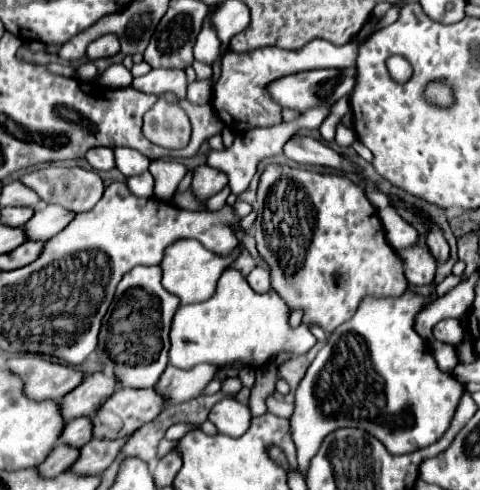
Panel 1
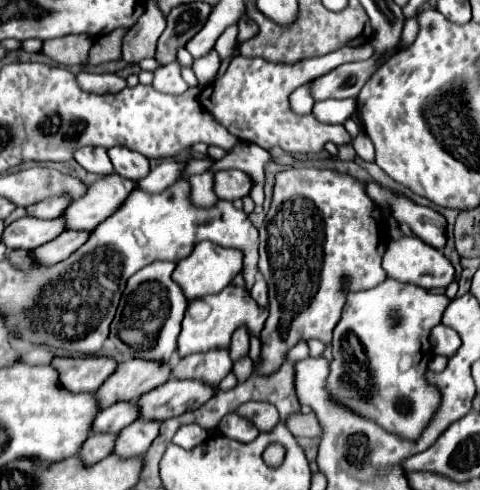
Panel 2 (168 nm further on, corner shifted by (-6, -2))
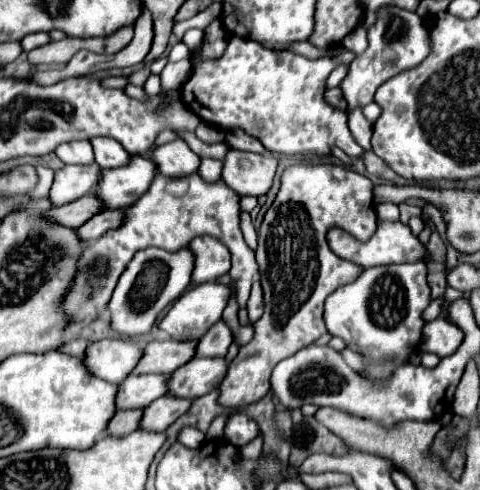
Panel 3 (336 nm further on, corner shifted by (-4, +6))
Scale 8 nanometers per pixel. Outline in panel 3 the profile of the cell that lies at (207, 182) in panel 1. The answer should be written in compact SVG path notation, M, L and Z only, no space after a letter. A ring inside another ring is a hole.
M229 150L223 162L223 180L241 196L261 196L273 186L277 158L273 154L253 154Z

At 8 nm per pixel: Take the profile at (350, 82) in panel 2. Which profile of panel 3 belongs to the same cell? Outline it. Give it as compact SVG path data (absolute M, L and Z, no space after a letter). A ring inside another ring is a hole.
M387 6L387 8L381 8L377 16L379 16L377 24L369 28L369 48L349 64L349 74L341 84L341 92L347 100L347 112L357 106L371 104L373 92L377 92L377 88L385 80L397 76L397 72L415 68L431 52L429 30L425 28L423 20L415 12Z

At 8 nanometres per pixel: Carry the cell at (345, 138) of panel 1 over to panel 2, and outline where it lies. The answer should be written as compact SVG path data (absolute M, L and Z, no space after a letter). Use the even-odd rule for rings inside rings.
M363 44L355 48L345 46L325 56L301 60L297 64L273 64L263 58L235 56L227 72L223 74L223 78L203 88L199 102L205 110L209 110L217 118L217 122L221 122L239 140L259 144L265 150L271 150L273 146L281 146L285 152L291 154L319 152L323 150L325 142L335 142L339 146L351 142L351 136L341 124L321 124L315 120L313 114L309 116L293 114L289 108L289 94L297 90L297 86L303 86L345 62L369 60L371 56L373 56L371 44Z

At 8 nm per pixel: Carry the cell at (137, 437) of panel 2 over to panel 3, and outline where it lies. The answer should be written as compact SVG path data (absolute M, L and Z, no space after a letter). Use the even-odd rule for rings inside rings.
M171 394L161 396L143 410L145 414L141 418L141 428L153 430L153 432L163 432L165 428L169 428L169 424L173 424L179 416L183 416L191 408L191 404L193 404L193 400L189 400L189 398L177 398Z

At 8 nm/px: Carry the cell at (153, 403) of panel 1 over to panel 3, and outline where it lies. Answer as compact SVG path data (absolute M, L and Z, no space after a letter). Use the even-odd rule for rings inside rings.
M193 358L169 378L171 396L179 398L201 398L207 392L219 388L221 380L227 374L225 358Z

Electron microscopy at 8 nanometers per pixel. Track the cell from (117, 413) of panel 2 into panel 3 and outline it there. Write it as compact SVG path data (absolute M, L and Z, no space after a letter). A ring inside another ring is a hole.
M139 374L129 376L129 380L119 384L117 410L127 408L145 408L155 398L167 394L167 376L165 374Z

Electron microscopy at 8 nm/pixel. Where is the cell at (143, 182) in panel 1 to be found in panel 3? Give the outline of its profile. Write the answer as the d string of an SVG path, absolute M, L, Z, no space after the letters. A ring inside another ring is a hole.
M173 140L153 150L153 162L163 176L179 178L197 172L201 160L183 140Z

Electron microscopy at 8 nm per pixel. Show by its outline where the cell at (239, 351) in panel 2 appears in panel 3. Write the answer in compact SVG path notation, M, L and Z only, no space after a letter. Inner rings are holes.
M157 174L149 192L145 192L133 206L125 208L125 222L117 230L109 230L105 236L89 244L79 260L79 272L75 276L75 284L71 292L67 294L63 306L67 314L73 316L77 324L91 322L99 316L103 306L109 302L113 288L121 276L121 272L127 268L131 262L133 254L137 250L143 250L147 246L157 246L165 248L169 252L185 248L195 236L201 234L211 234L219 238L231 252L233 256L233 266L229 270L229 276L237 288L237 300L239 306L245 308L251 292L251 282L253 274L257 272L257 262L255 254L249 250L245 244L243 232L241 232L241 206L239 200L241 196L227 188L223 180L217 182L205 182L199 174L191 174L187 178L187 192L185 196L175 196L169 192L169 178Z

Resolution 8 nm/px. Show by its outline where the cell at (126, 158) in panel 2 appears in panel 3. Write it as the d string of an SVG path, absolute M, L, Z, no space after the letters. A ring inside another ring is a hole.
M93 138L93 156L101 168L119 168L129 162L129 154L117 140Z

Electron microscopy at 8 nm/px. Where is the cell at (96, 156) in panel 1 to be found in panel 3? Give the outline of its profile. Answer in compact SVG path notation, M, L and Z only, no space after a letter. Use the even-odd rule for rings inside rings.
M65 142L55 148L55 156L63 164L91 164L93 160L93 150L89 142Z

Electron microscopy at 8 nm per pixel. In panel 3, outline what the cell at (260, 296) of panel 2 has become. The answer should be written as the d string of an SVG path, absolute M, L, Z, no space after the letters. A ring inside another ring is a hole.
M257 280L253 282L251 298L247 302L247 312L249 312L251 322L257 322L261 318L261 314L263 314L263 292L261 292L261 286L259 286Z

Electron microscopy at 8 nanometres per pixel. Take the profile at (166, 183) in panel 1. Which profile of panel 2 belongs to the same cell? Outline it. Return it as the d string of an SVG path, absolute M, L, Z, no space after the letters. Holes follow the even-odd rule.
M189 160L183 168L183 180L189 180L193 174L203 174L209 170L209 166L213 164L213 160Z

